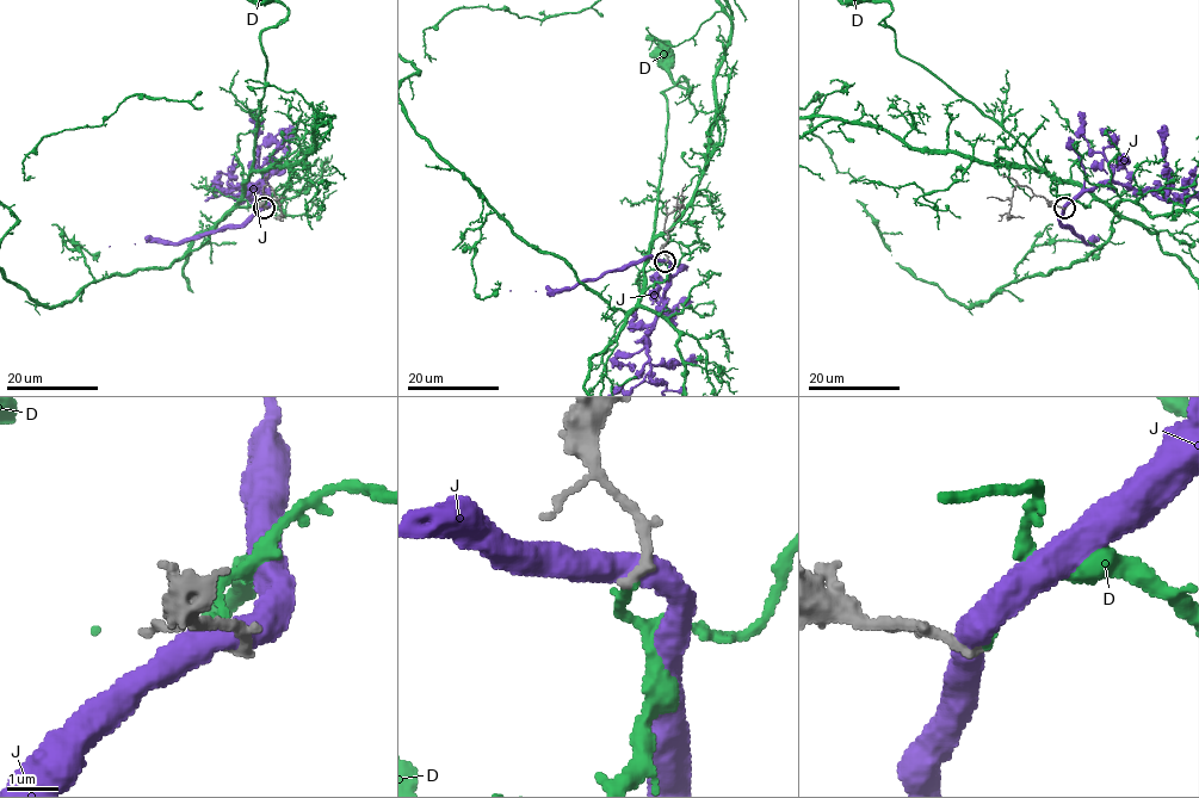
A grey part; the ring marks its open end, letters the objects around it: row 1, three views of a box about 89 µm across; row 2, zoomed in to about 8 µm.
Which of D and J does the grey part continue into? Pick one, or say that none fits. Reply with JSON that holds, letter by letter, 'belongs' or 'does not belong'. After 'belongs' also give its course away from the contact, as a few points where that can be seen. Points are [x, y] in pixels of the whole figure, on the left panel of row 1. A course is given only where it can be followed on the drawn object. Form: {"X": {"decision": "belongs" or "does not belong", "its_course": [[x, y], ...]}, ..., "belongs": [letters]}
{"D": {"decision": "belongs", "its_course": [[265, 208], [266, 202], [251, 205], [243, 185], [264, 97], [260, 33], [284, 19], [288, 8]]}, "J": {"decision": "does not belong"}, "belongs": ["D"]}

